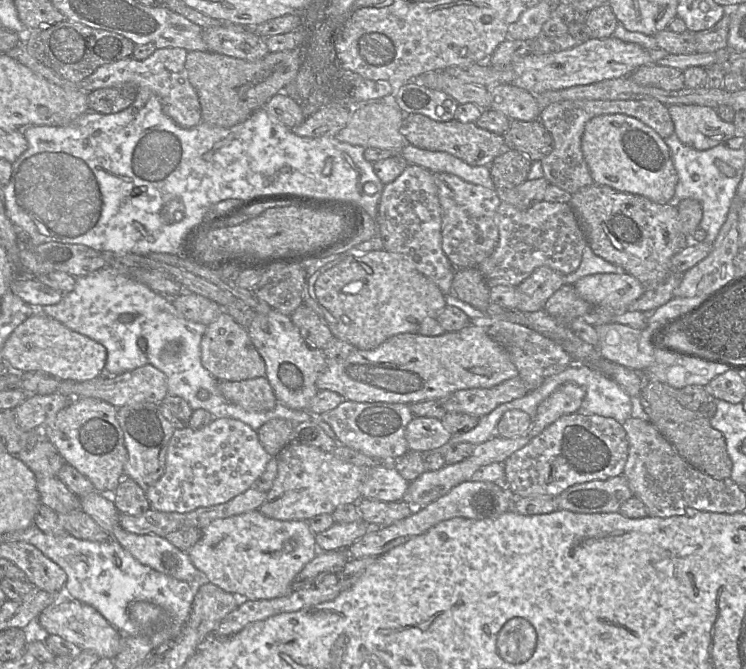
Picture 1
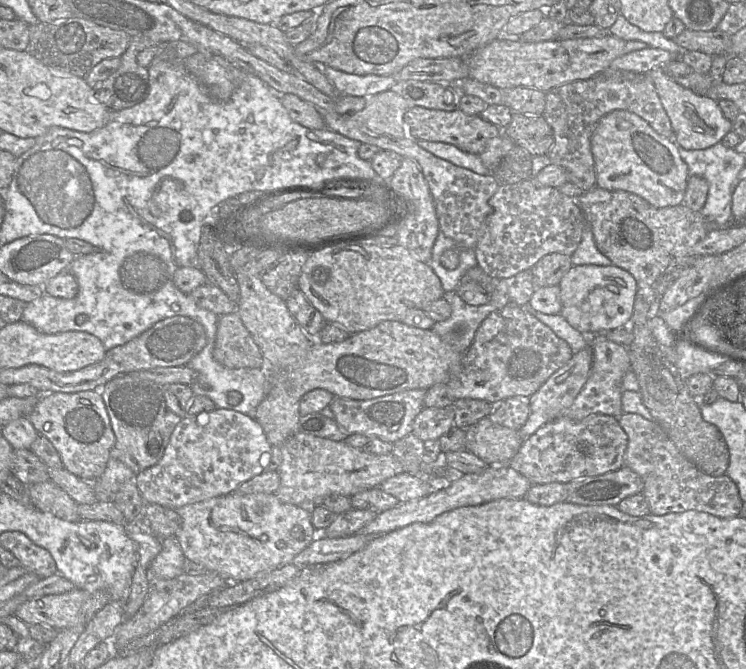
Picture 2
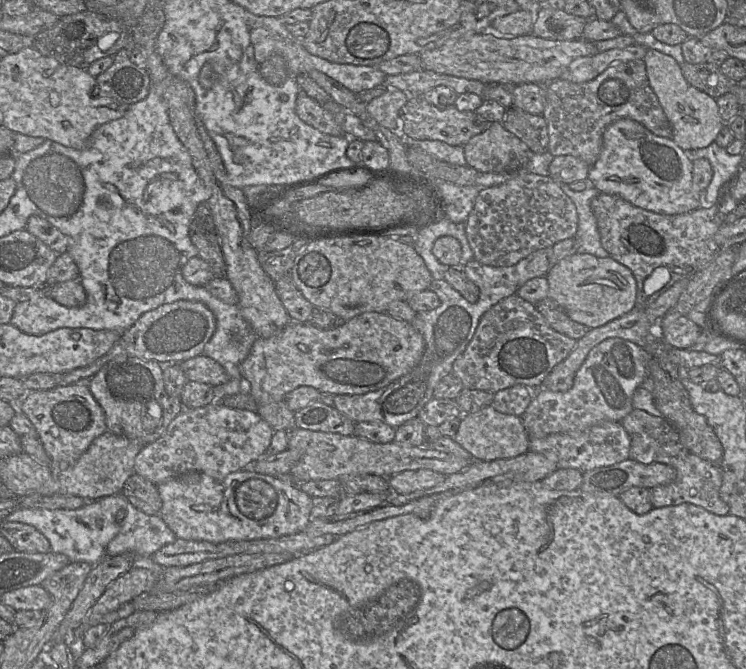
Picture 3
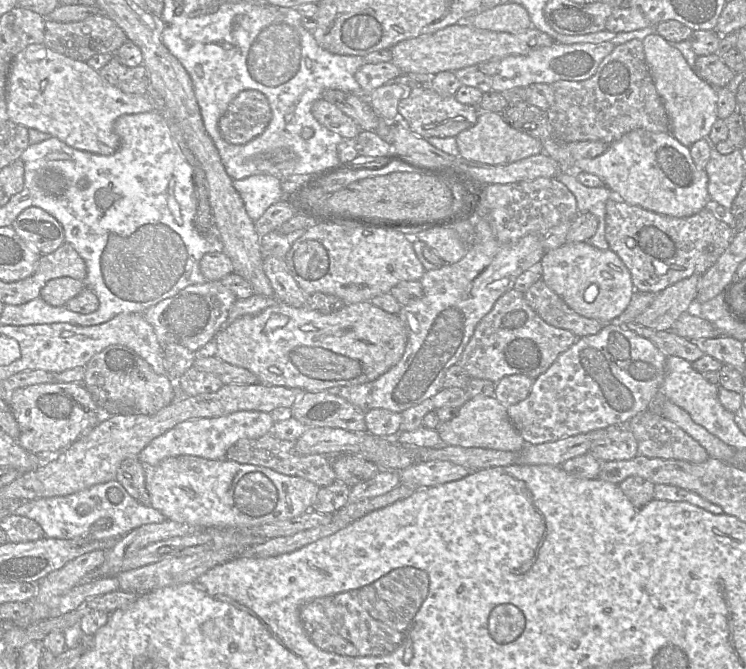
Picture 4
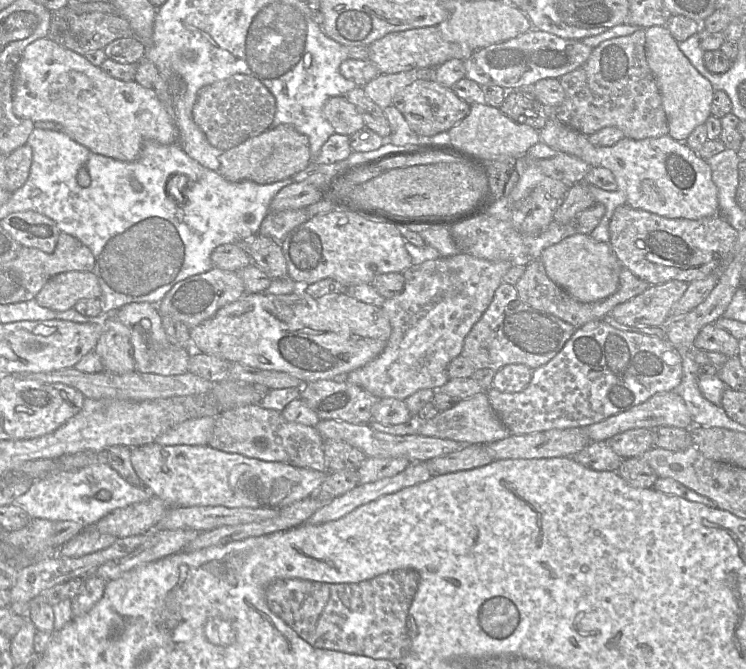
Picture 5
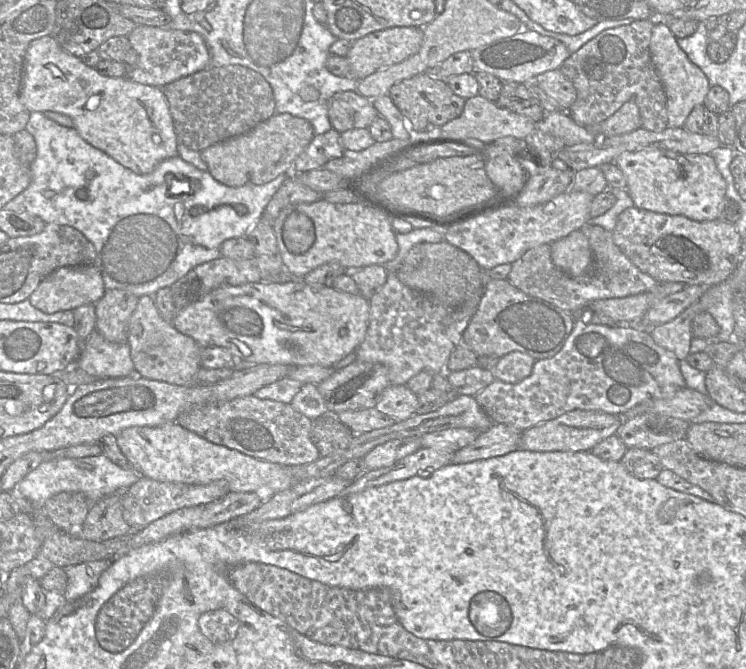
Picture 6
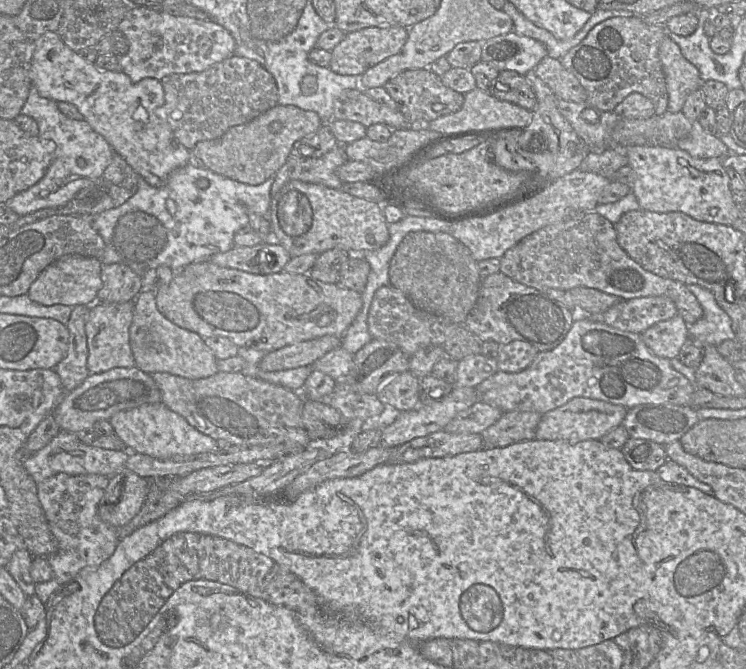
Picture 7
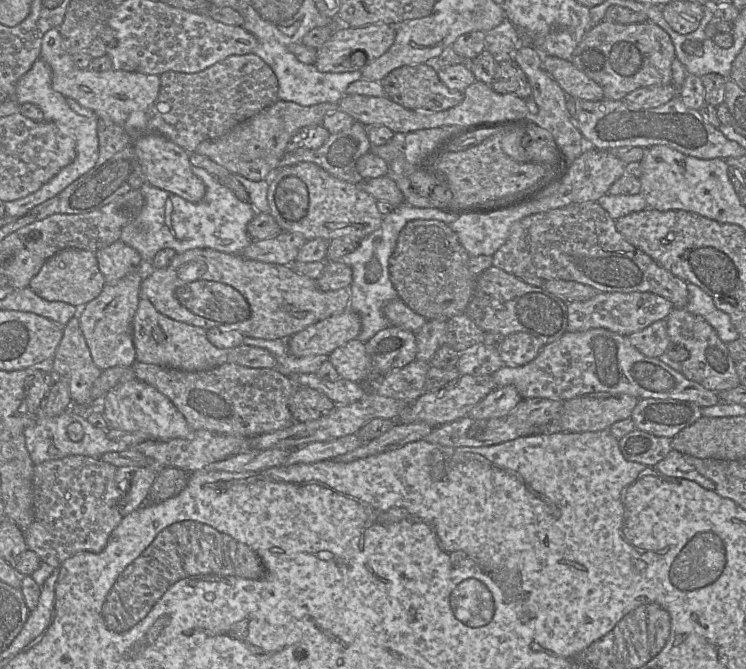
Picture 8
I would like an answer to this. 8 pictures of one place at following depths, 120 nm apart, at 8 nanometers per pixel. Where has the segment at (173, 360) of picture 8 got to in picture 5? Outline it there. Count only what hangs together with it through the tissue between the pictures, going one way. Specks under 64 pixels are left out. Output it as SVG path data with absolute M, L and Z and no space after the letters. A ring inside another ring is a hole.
M133 302L116 312L117 319L128 329L129 340L133 348L135 369L141 373L152 373L162 376L181 375L188 372L191 358L191 347L184 348L173 344L163 326L162 316L157 305L148 302Z

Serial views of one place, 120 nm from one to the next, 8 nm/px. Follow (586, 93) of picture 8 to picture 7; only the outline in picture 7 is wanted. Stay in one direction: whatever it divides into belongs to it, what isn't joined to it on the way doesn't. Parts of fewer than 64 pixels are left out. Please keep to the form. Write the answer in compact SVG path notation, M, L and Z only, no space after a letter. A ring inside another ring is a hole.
M546 56L536 66L535 73L558 99L579 104L586 103L587 94L583 86L559 59Z

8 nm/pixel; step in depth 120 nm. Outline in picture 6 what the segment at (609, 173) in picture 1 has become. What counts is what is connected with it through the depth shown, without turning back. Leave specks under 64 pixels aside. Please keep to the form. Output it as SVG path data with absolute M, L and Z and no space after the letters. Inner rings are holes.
M566 111L546 113L537 127L544 133L560 138L565 146L575 144L591 144L596 140L596 135L588 128L577 124ZM666 149L621 153L614 163L624 174L634 206L656 213L683 215L695 221L719 219L726 182L710 154L680 154Z

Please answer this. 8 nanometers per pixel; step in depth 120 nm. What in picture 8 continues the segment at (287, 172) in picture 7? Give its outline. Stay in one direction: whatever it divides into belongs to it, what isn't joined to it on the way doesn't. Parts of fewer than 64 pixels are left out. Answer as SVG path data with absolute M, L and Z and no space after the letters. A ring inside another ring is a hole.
M355 121L349 128L330 134L327 141L318 149L299 148L294 151L286 151L278 163L278 169L301 162L311 162L340 180L357 184L363 178L356 170L356 161L361 156L370 152L371 147L372 145L367 136L367 127Z

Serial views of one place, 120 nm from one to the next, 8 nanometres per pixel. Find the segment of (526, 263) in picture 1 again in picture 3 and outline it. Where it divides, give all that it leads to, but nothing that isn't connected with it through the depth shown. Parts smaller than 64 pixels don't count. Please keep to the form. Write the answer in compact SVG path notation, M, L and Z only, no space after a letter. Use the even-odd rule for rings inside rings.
M525 171L504 183L482 189L466 222L465 230L476 261L483 265L508 267L516 265L532 252L551 248L557 242L575 237L578 215L573 201L549 176L540 176Z

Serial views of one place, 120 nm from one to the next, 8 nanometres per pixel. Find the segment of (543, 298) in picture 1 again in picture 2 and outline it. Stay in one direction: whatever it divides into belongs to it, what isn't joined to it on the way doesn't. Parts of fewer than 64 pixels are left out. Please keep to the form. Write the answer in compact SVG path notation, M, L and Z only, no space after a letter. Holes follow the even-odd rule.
M561 253L545 255L531 268L534 290L540 287L559 285L572 266L569 255Z

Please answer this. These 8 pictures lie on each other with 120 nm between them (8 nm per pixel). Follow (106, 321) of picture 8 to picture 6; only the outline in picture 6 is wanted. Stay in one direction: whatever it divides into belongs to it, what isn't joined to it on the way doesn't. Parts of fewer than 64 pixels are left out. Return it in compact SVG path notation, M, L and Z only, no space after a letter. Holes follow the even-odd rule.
M96 329L84 343L76 367L96 378L126 377L135 371L128 343L110 342Z

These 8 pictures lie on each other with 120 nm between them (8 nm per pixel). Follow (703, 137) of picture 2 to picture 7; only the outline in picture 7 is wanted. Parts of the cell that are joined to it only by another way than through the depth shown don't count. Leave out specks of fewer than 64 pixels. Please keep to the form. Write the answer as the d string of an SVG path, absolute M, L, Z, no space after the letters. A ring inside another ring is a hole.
M668 33L660 44L659 57L668 91L667 111L681 112L688 95L703 84L699 70L682 55Z

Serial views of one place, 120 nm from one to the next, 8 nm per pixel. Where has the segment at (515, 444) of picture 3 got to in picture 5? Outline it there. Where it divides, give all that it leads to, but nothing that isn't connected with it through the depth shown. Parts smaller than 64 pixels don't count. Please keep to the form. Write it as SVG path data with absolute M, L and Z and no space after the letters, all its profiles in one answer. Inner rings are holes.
M481 391L469 398L458 401L451 408L439 412L430 420L421 420L418 435L450 439L462 445L468 445L499 441L508 437L510 432L492 409L486 392Z

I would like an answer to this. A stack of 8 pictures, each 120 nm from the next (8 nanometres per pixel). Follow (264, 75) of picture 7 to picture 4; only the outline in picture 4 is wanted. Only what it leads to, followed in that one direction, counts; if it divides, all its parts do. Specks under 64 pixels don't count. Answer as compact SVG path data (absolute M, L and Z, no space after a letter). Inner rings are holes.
M243 90L229 103L218 121L222 138L230 144L245 144L260 135L271 119L266 96L257 90Z

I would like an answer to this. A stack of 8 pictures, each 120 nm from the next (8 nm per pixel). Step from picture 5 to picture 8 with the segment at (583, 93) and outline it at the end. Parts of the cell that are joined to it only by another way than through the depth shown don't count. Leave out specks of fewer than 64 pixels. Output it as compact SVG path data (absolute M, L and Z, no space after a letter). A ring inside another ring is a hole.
M602 21L587 31L570 61L601 86L604 99L623 100L638 88L671 84L671 65L675 58L670 36L658 25L651 22L619 24Z

